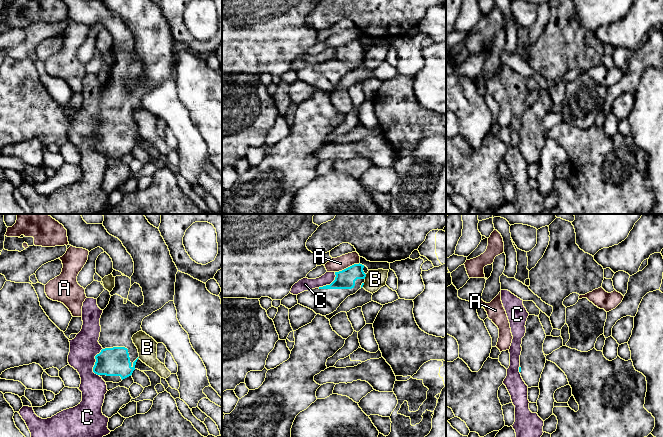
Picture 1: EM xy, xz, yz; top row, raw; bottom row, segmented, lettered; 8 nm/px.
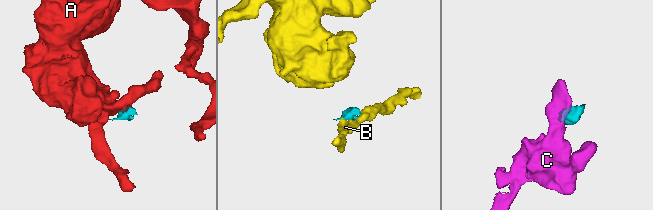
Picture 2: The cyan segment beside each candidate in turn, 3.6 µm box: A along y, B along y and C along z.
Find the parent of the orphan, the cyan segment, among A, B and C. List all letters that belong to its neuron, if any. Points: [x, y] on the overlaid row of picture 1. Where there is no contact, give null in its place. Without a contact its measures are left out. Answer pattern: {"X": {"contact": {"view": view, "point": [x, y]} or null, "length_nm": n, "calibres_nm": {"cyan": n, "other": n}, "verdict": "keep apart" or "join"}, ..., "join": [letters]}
{"A": {"contact": {"view": "xz", "point": [348, 267]}, "length_nm": 220, "calibres_nm": {"cyan": 160, "other": 110}, "verdict": "keep apart"}, "B": {"contact": {"view": "xz", "point": [365, 276]}, "length_nm": 40, "calibres_nm": {"cyan": 160, "other": 160}, "verdict": "keep apart"}, "C": {"contact": {"view": "xy", "point": [95, 362]}, "length_nm": 220, "calibres_nm": {"cyan": 220, "other": 220}, "verdict": "keep apart"}, "join": []}

